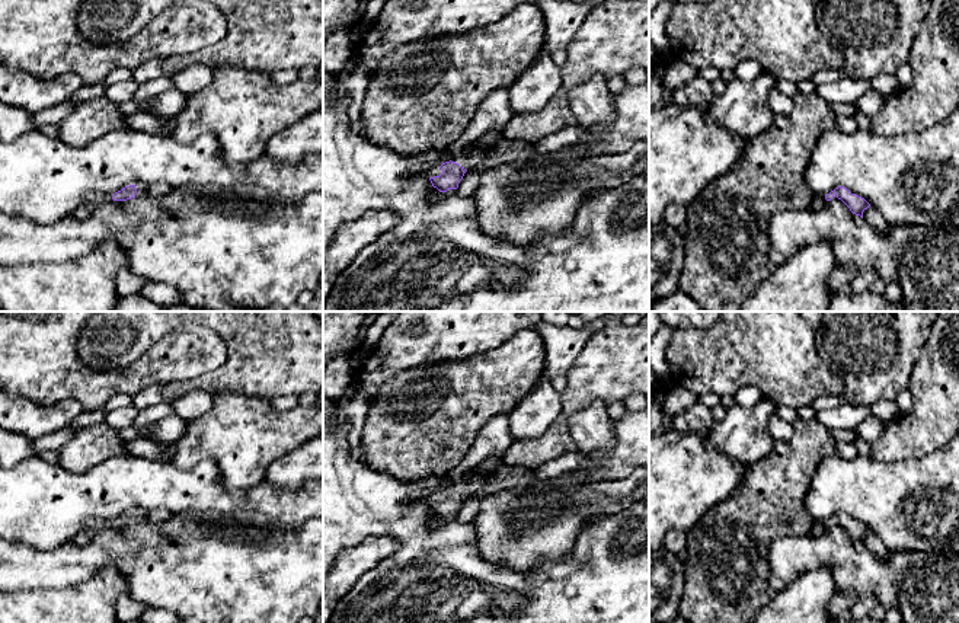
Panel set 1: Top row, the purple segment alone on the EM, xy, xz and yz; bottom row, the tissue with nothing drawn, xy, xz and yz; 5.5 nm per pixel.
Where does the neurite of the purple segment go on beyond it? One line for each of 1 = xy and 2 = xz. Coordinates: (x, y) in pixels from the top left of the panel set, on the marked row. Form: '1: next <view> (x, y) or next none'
1: next xy (141, 189)
2: next xz (485, 144)

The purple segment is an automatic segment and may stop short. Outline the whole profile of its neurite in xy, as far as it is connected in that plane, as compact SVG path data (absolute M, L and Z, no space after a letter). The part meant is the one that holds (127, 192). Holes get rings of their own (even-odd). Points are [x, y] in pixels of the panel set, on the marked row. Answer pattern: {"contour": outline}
{"contour": "M130 185L121 191L108 195L105 199L114 201L132 201L135 198L150 198L151 195L147 191L147 185Z"}

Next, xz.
{"contour": "M489 131L476 143L476 150L469 154L458 154L450 162L429 170L429 180L439 192L457 189L464 173L492 154L496 140L502 135L501 131Z"}

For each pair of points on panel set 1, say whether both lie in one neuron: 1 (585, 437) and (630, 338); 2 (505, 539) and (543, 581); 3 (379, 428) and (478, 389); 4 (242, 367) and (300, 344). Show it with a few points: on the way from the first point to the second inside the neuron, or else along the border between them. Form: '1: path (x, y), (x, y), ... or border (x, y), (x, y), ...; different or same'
1: border (609, 403), (594, 399), (571, 417); different
2: border (565, 556), (543, 559), (526, 571), (499, 565); different
3: path (403, 428), (415, 428), (453, 401); same
4: path (256, 366), (275, 348), (285, 348); same

